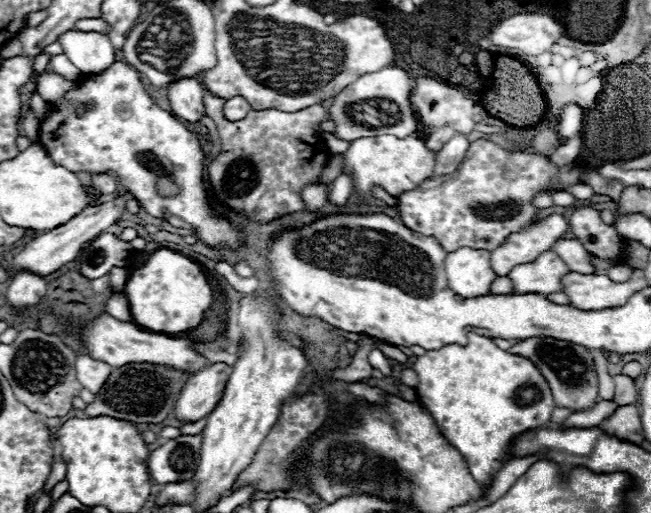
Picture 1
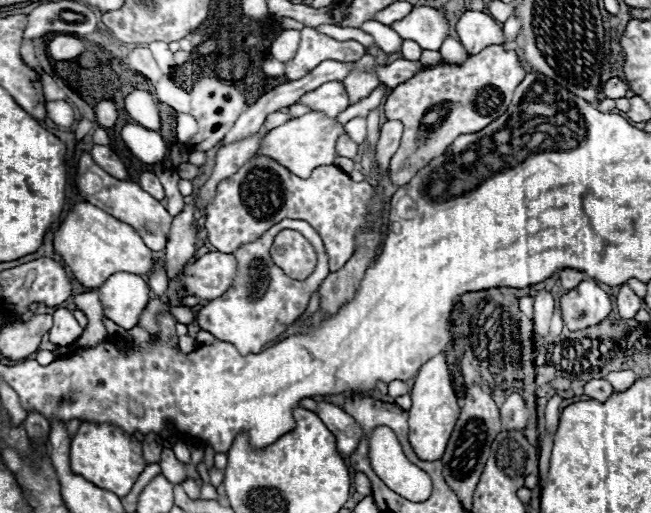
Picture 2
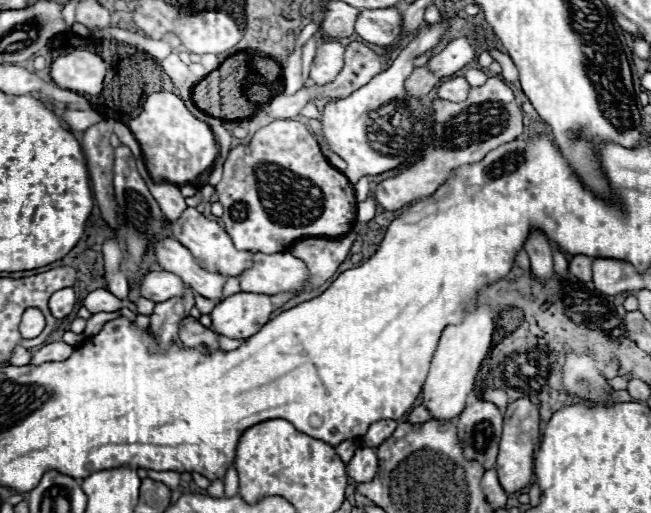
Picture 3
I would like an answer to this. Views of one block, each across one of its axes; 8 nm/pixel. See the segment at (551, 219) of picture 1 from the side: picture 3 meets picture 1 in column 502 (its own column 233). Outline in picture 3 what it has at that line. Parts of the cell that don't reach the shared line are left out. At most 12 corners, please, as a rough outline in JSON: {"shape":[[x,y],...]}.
{"shape":[[196,208],[168,228],[212,272],[240,276],[254,254]]}

